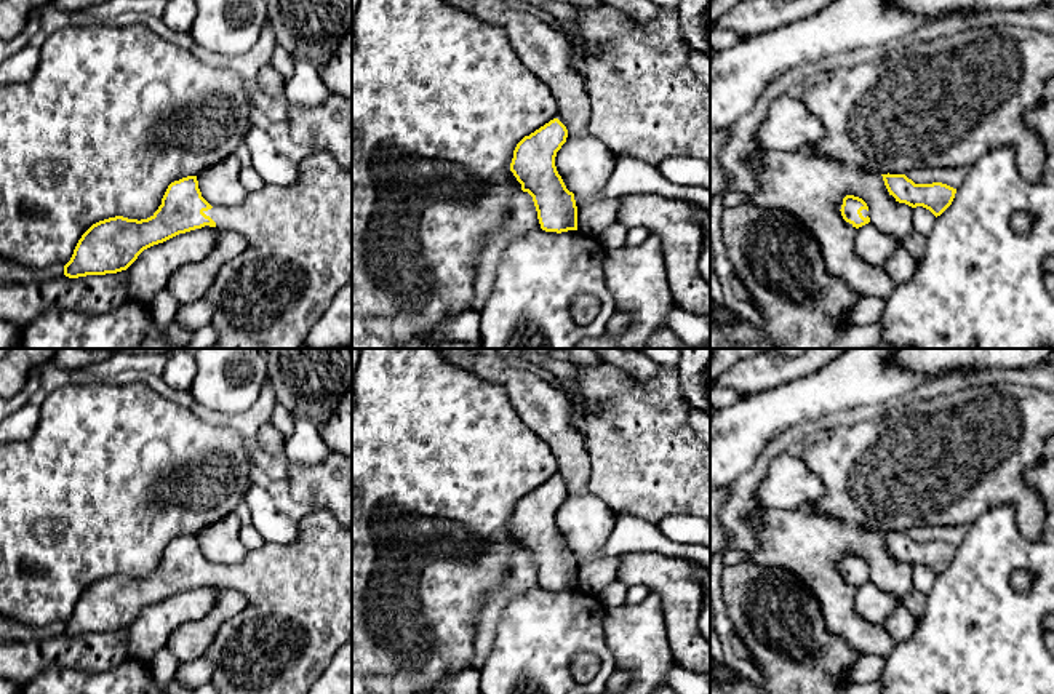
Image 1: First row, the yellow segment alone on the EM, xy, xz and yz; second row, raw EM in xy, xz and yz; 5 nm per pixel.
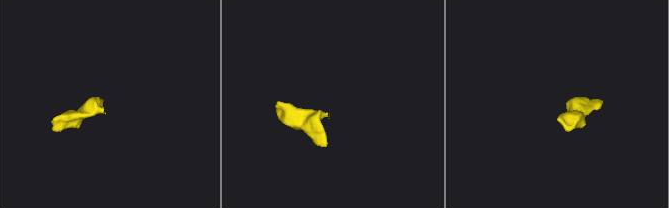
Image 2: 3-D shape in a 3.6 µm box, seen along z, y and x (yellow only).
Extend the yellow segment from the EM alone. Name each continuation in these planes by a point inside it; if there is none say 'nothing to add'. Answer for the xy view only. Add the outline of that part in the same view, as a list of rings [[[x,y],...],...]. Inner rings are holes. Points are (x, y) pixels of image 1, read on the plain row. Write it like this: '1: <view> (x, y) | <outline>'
1: xy (298, 614) | [[[325,509],[297,521],[294,542],[267,540],[259,548],[248,550],[237,564],[213,564],[203,571],[218,585],[246,598],[246,606],[219,628],[205,652],[214,667],[211,683],[219,694],[309,694],[337,651],[352,638],[352,531]]]

